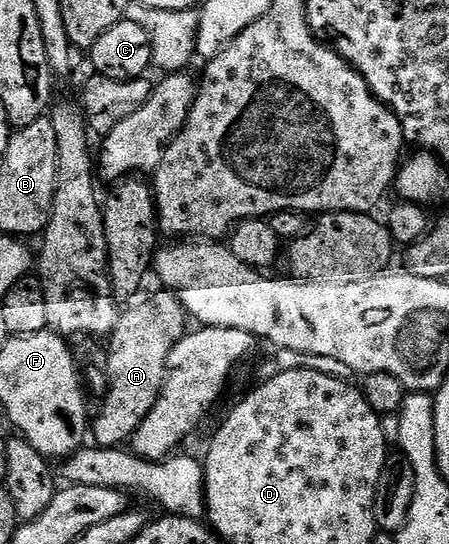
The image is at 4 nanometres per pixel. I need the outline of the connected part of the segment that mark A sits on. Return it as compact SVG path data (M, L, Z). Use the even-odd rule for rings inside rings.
M158 291L151 301L138 305L121 314L114 332L109 334L107 367L104 377L110 380L106 398L98 418L92 421L92 441L103 449L125 446L152 409L158 392L162 389L162 378L166 373L166 360L172 347L181 339L184 310L177 297L169 291Z

